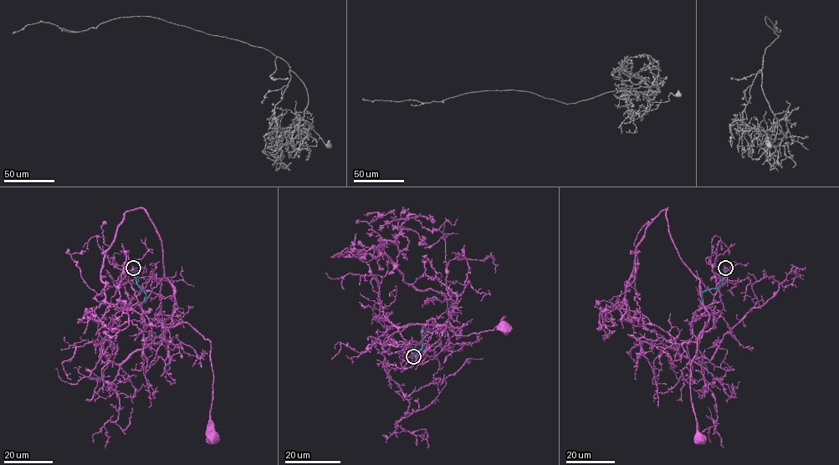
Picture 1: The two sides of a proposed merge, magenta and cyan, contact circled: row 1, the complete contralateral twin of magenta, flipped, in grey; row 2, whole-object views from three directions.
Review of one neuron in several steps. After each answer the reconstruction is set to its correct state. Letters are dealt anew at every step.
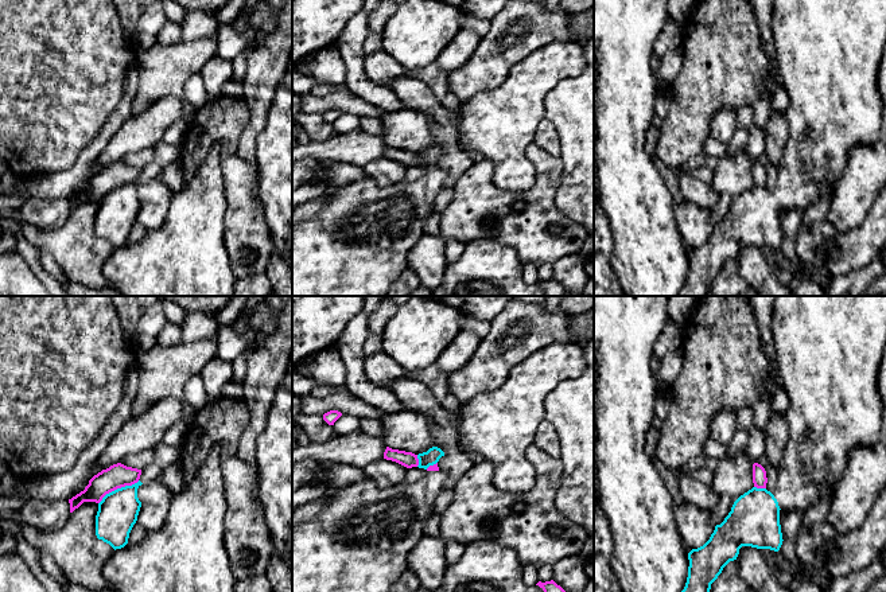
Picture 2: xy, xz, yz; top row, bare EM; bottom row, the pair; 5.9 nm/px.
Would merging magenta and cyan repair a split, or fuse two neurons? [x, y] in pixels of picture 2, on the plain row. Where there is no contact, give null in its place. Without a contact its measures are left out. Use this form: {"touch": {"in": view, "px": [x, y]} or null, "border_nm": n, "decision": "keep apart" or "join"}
{"touch": {"in": "xy", "px": [117, 186]}, "border_nm": 280, "decision": "keep apart"}

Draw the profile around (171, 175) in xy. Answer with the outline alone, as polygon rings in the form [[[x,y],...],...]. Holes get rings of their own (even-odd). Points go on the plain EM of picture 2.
[[[180,159],[167,164],[159,174],[159,179],[171,190],[178,191],[183,186],[183,165]]]

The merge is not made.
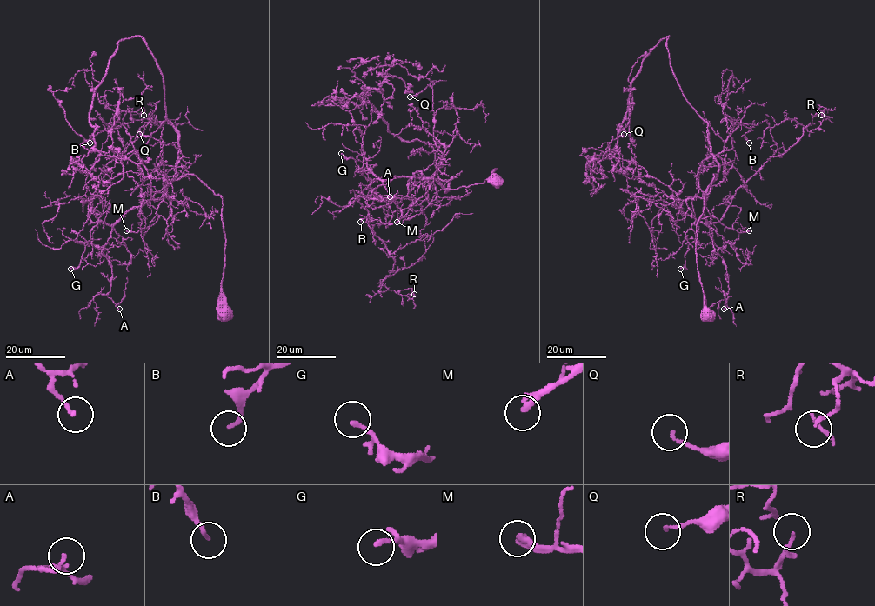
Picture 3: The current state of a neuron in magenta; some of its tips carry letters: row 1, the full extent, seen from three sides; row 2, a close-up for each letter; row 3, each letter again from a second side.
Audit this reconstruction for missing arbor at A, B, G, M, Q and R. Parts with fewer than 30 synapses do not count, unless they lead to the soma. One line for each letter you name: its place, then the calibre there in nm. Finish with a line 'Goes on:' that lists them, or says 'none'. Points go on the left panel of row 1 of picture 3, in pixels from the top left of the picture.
B: (90, 143) | 160 nm
M: (126, 230) | 280 nm
Goes on: B, M

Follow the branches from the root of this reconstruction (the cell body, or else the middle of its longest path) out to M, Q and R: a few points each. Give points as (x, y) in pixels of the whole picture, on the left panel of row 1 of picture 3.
M: (227, 315), (219, 196), (183, 175), (163, 196), (167, 219), (126, 230)
Q: (227, 315), (223, 199), (190, 174), (174, 179), (163, 197), (171, 199), (163, 185), (163, 144), (139, 134)
R: (227, 315), (223, 199), (195, 176), (113, 224), (89, 216), (99, 175), (124, 149), (110, 120), (143, 115)

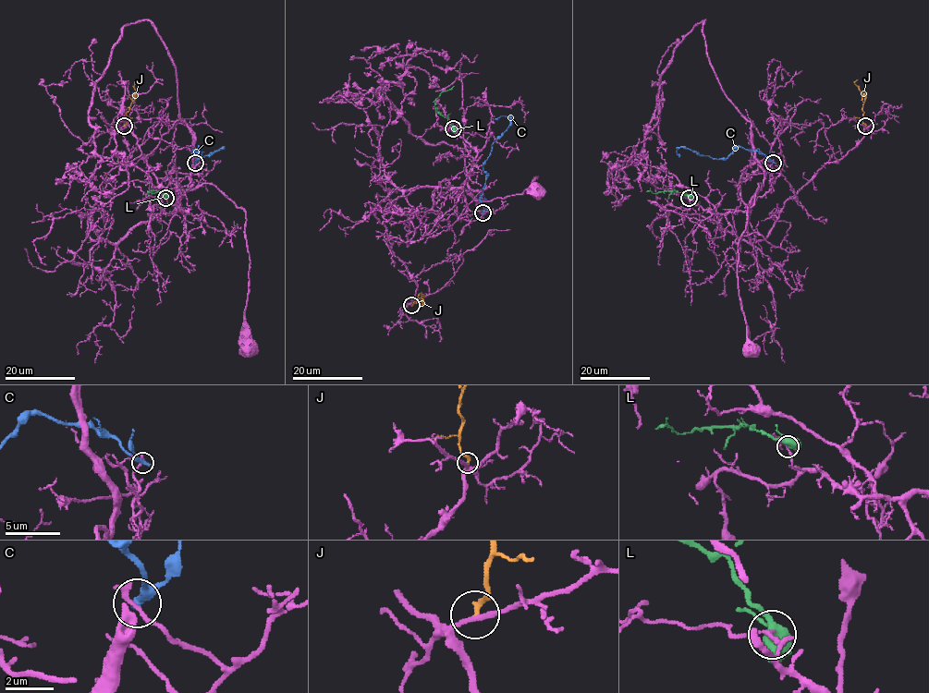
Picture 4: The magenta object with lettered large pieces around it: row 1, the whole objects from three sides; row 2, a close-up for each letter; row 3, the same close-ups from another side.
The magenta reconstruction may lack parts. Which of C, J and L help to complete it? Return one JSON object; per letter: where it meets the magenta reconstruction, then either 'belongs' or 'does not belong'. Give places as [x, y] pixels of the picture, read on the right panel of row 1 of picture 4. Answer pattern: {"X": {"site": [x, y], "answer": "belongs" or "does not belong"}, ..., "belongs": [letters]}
{"C": {"site": [773, 163], "answer": "does not belong"}, "J": {"site": [865, 126], "answer": "does not belong"}, "L": {"site": [689, 198], "answer": "does not belong"}, "belongs": []}

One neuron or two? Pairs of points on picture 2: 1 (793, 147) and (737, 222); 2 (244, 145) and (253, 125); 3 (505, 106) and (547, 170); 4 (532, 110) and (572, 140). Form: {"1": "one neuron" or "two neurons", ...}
{"1": "one neuron", "2": "one neuron", "3": "two neurons", "4": "two neurons"}

